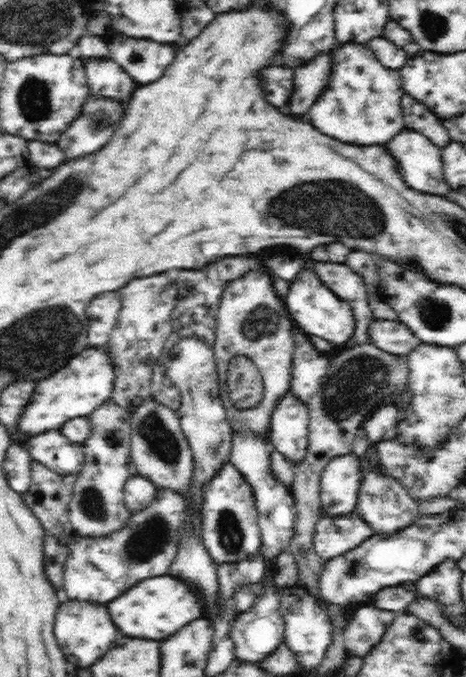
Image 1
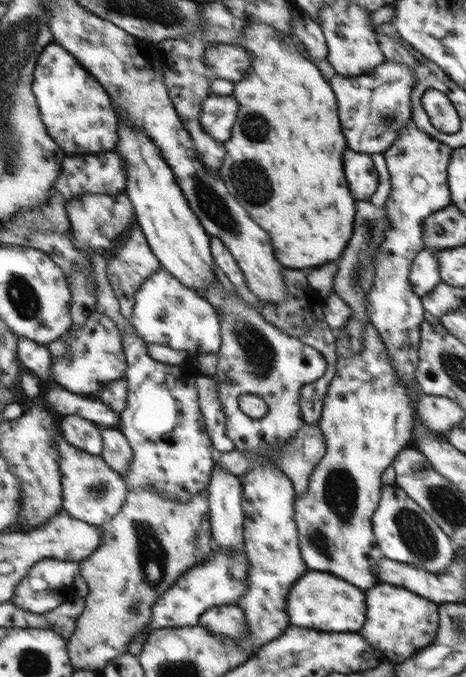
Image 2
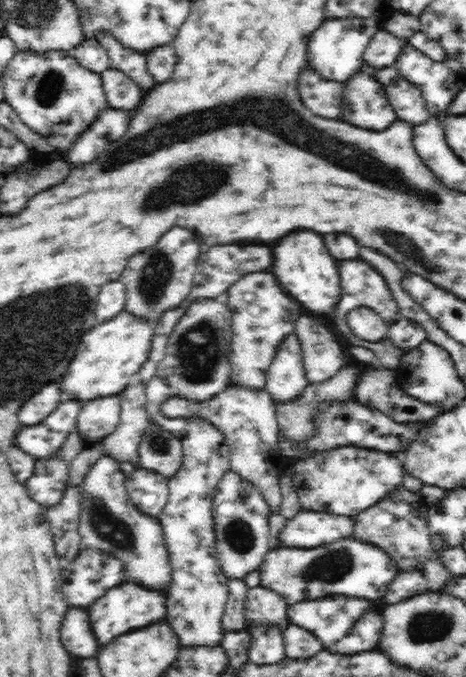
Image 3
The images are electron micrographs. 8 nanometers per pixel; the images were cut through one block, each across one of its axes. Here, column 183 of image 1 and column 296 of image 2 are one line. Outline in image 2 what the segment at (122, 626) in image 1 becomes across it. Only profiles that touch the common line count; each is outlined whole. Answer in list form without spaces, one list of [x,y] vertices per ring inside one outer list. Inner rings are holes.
[[[307,571],[307,576],[291,588],[291,626],[315,628],[323,632],[357,632],[365,618],[363,592],[327,572]]]

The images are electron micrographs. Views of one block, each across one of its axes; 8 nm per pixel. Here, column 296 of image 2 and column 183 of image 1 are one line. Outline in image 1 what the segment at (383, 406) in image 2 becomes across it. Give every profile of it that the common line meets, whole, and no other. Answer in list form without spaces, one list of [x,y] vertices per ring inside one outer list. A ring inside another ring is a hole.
[[[159,488],[157,499],[148,508],[140,512],[134,512],[130,516],[130,522],[122,530],[113,535],[101,539],[90,539],[77,536],[70,544],[70,554],[66,559],[64,578],[61,584],[62,591],[71,600],[104,604],[126,592],[126,588],[134,586],[134,582],[140,582],[150,576],[168,575],[171,560],[177,551],[179,539],[178,529],[186,520],[183,511],[183,497],[180,493],[168,488]]]

